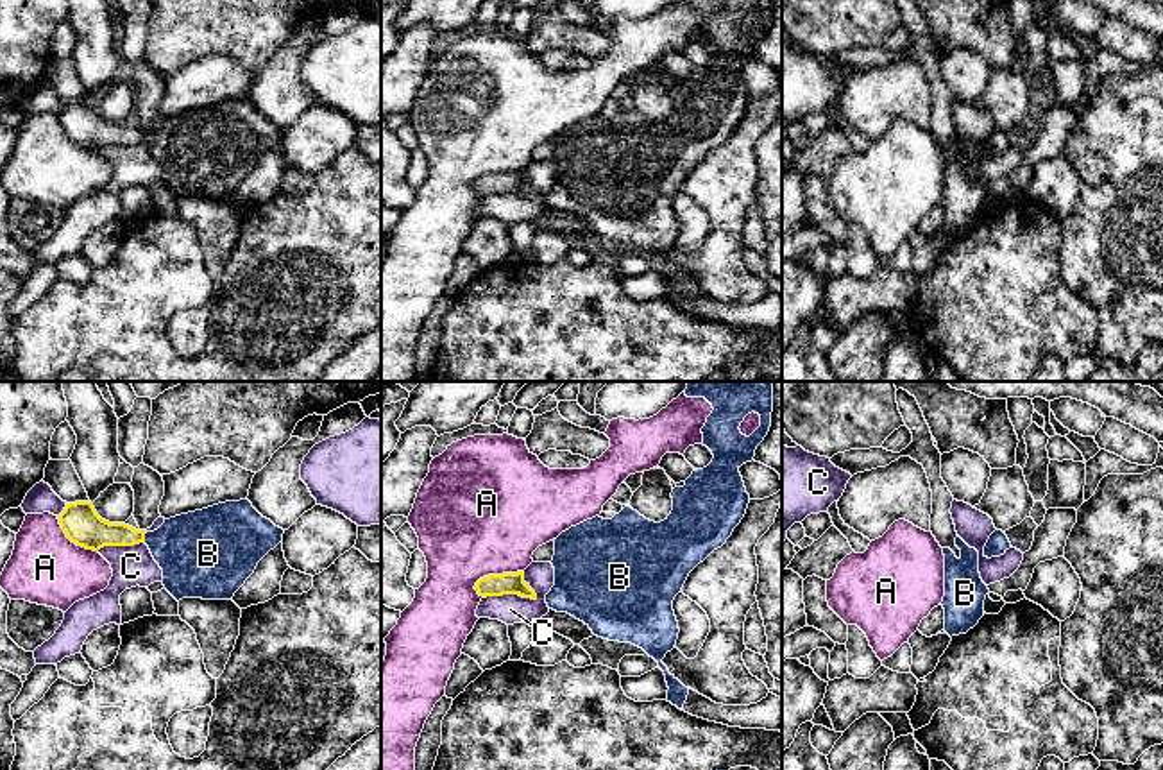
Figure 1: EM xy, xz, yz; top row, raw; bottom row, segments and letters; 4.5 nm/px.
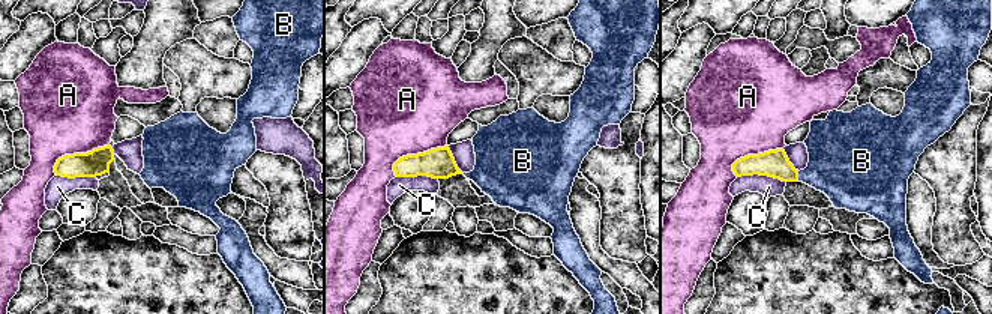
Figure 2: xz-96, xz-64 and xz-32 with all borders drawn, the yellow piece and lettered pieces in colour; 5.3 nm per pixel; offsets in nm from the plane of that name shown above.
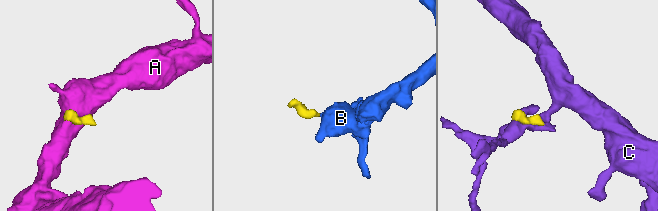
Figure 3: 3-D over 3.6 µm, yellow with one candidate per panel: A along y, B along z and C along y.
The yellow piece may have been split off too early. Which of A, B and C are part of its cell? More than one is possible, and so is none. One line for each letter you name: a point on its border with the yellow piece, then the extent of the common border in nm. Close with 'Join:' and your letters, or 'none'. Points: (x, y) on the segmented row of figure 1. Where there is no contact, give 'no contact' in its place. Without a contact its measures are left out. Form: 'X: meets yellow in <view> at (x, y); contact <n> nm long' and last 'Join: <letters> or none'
B: meets yellow in xy at (144, 536); contact 40 nm long
Join: B

